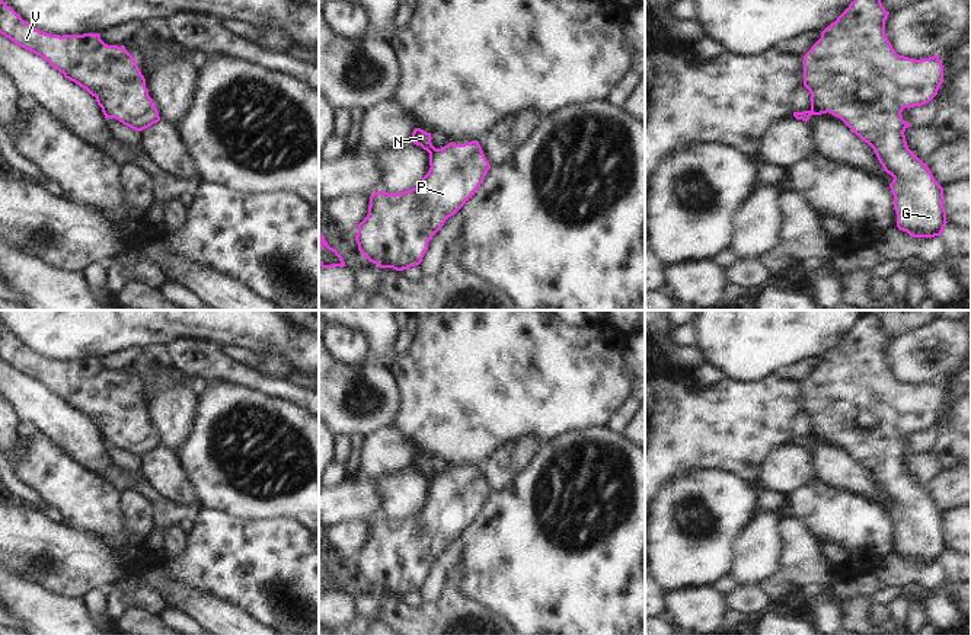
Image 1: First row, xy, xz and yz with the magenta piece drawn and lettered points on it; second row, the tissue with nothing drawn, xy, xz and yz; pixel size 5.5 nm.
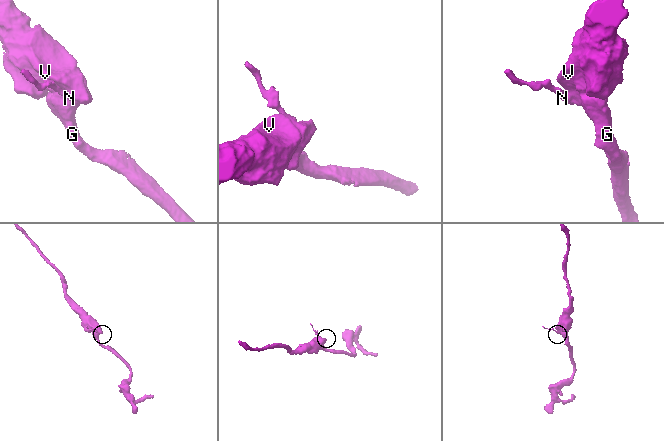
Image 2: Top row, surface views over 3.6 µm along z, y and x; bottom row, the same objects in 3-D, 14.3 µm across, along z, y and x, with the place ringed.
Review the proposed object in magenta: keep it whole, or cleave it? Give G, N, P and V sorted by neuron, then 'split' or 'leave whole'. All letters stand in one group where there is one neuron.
groups G P V / N; split

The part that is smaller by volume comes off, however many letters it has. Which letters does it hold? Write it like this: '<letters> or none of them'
N

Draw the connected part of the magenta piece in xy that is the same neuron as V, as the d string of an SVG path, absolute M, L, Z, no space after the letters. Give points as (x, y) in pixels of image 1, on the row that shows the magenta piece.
M0 0L0 33L39 55L96 98L103 115L143 131L160 121L146 79L124 45L108 45L100 33L51 35L26 23Z

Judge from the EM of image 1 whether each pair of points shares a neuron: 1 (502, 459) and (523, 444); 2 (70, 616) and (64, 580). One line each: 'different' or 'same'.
1: same
2: different

